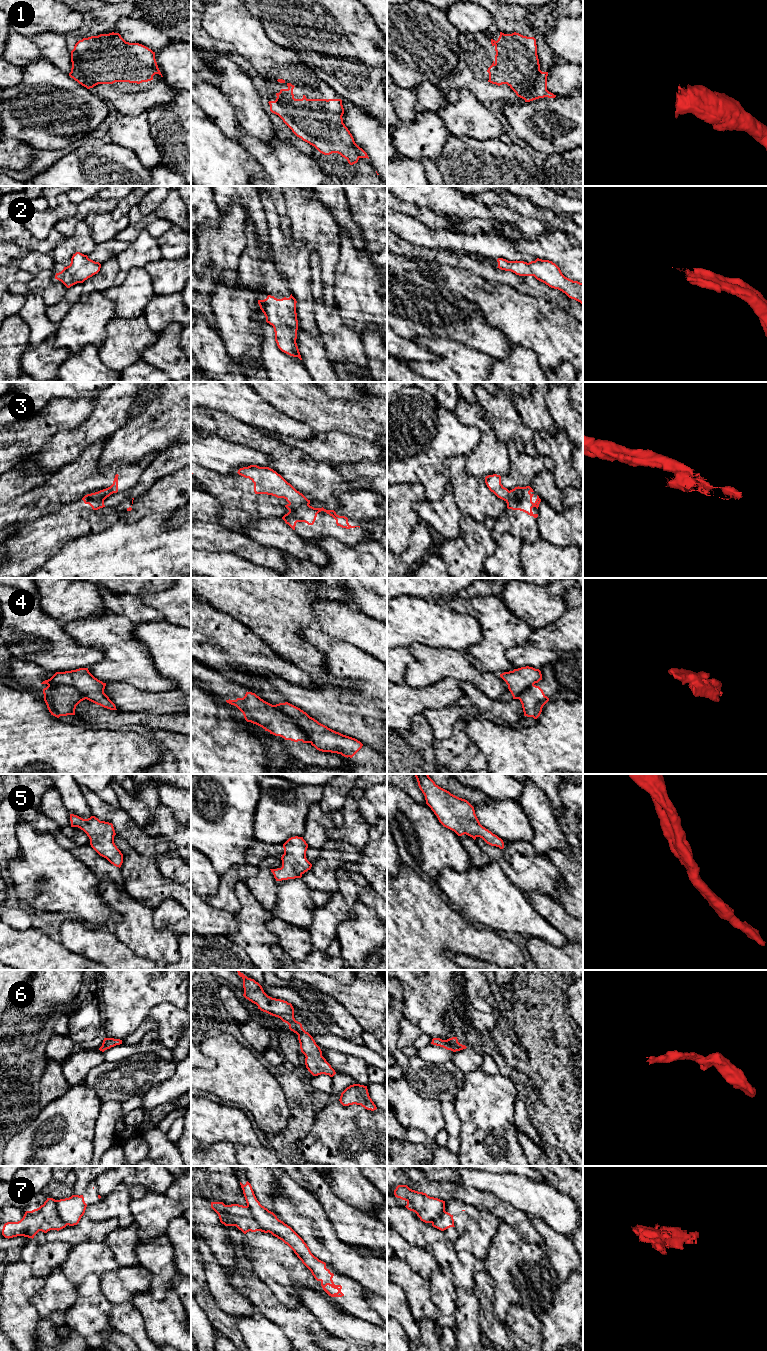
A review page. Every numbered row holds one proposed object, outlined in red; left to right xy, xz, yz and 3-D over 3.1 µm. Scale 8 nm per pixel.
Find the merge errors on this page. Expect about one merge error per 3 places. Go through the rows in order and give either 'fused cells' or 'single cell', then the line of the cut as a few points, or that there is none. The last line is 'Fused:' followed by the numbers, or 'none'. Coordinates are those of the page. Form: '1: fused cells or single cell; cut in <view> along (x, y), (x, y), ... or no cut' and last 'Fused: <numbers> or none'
1: single cell; no cut
2: single cell; no cut
3: fused cells; cut in xz along (289, 502), (306, 503), (308, 505)
4: fused cells; cut in xz along (274, 705), (299, 727), (310, 742)
5: single cell; no cut
6: single cell; no cut
7: fused cells; cut in xz along (247, 1205), (254, 1219), (268, 1231)
Fused: 3, 4, 7

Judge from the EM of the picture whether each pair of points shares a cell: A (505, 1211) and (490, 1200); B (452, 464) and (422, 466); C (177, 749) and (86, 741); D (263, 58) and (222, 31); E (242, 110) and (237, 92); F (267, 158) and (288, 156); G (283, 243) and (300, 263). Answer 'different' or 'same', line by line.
A: same
B: different
C: different
D: same
E: same
F: same
G: same

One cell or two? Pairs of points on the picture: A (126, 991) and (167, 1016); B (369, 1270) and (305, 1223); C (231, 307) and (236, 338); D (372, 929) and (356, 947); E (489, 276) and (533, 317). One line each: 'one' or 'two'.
A: two
B: one
C: one
D: one
E: two

